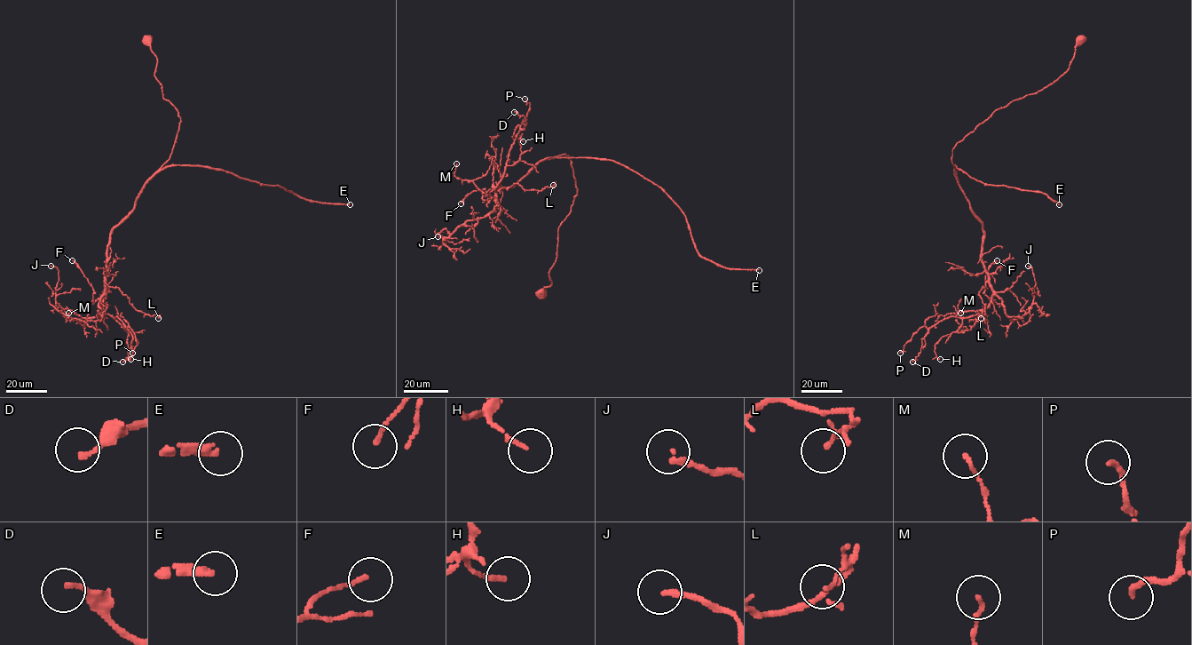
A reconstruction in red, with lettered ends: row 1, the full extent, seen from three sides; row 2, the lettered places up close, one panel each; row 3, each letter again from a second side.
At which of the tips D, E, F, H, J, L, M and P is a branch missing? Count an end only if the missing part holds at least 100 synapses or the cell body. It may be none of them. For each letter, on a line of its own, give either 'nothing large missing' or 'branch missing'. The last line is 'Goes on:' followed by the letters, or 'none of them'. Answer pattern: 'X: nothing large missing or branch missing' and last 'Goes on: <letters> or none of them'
D: nothing large missing
E: branch missing
F: nothing large missing
H: nothing large missing
J: nothing large missing
L: nothing large missing
M: nothing large missing
P: nothing large missing
Goes on: E

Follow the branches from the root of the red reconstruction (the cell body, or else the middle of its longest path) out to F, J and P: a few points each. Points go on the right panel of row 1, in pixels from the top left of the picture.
F: (1081, 40), (1066, 72), (997, 109), (952, 149), (957, 181), (982, 223), (993, 301), (985, 276), (997, 260)
J: (1081, 40), (1066, 72), (952, 149), (982, 223), (989, 286), (1013, 321), (1034, 298), (1028, 266)
P: (1081, 40), (1066, 72), (952, 149), (982, 223), (993, 297), (982, 314), (922, 326), (900, 353)

